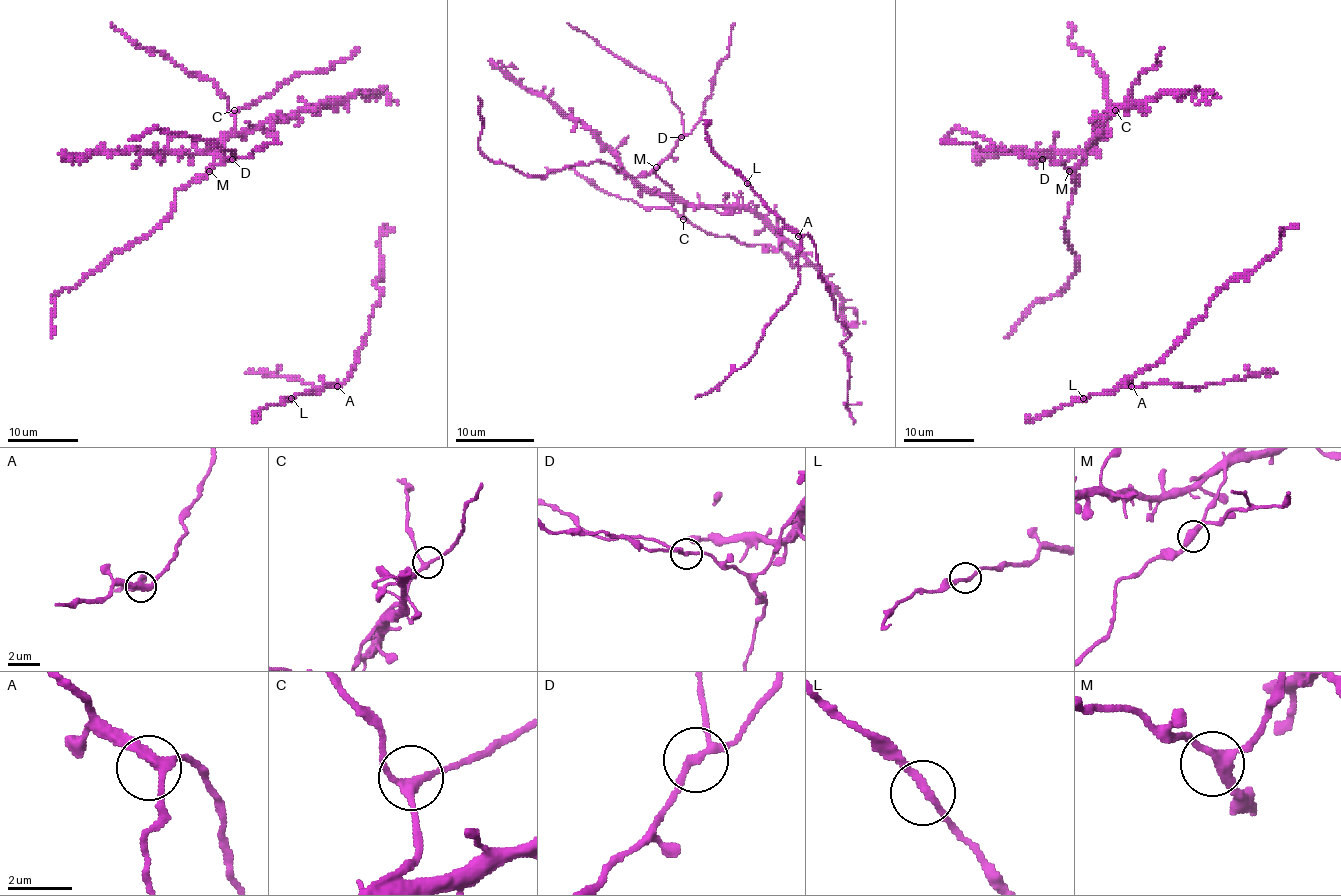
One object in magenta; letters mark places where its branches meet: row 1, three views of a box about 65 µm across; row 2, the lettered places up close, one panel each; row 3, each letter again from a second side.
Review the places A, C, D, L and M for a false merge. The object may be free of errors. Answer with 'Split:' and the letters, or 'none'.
Split: none

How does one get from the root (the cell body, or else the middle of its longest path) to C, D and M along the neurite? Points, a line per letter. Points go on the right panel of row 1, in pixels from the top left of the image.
C: (1209, 103), (1205, 91), (1159, 93), (1152, 100), (1119, 105), (1104, 119), (1103, 132), (1106, 119), (1115, 110)
D: (1209, 103), (1205, 91), (1166, 91), (1152, 100), (1119, 105), (1104, 119), (1104, 128), (1074, 167), (1043, 158)
M: (1209, 103), (1205, 91), (1166, 91), (1152, 100), (1119, 105), (1069, 171)

